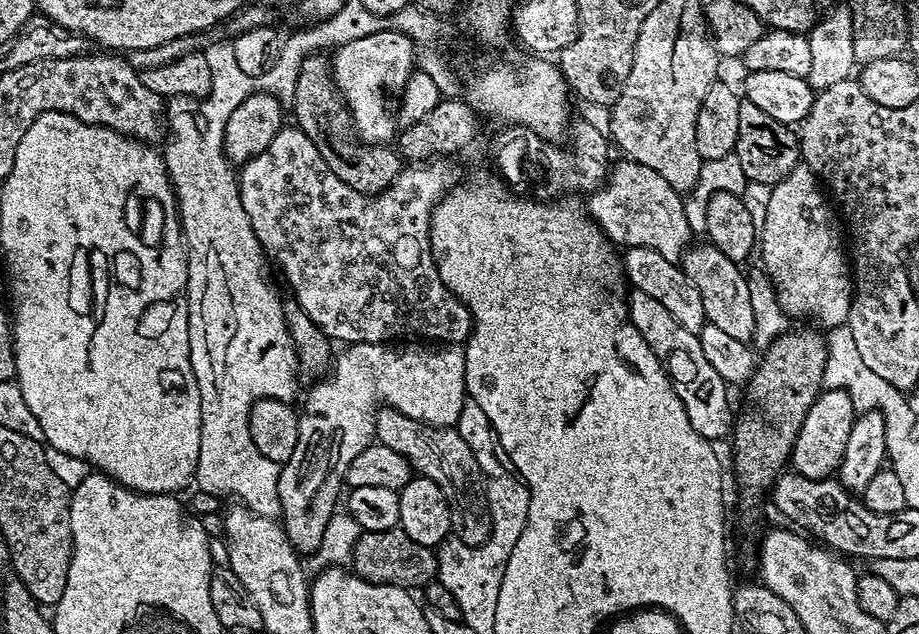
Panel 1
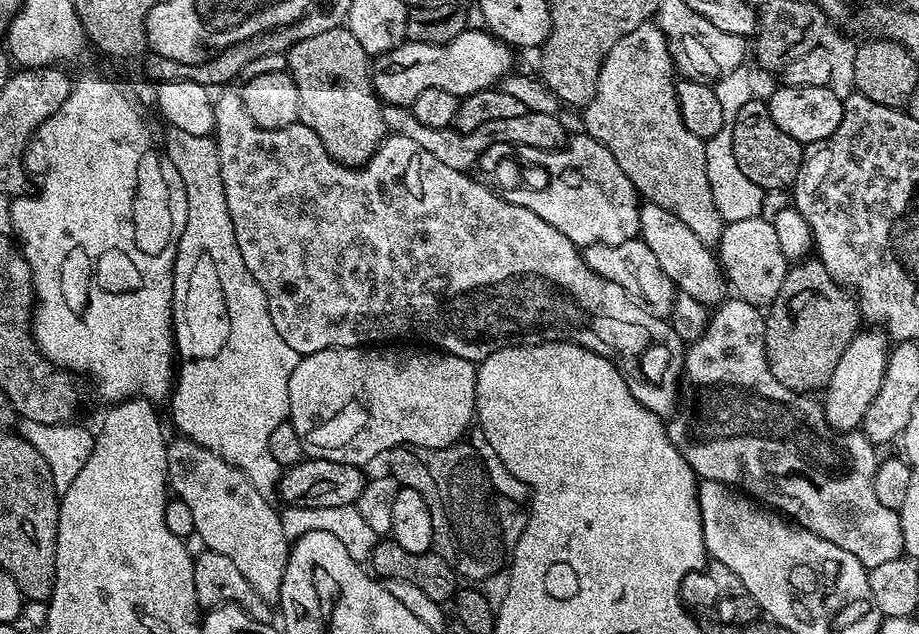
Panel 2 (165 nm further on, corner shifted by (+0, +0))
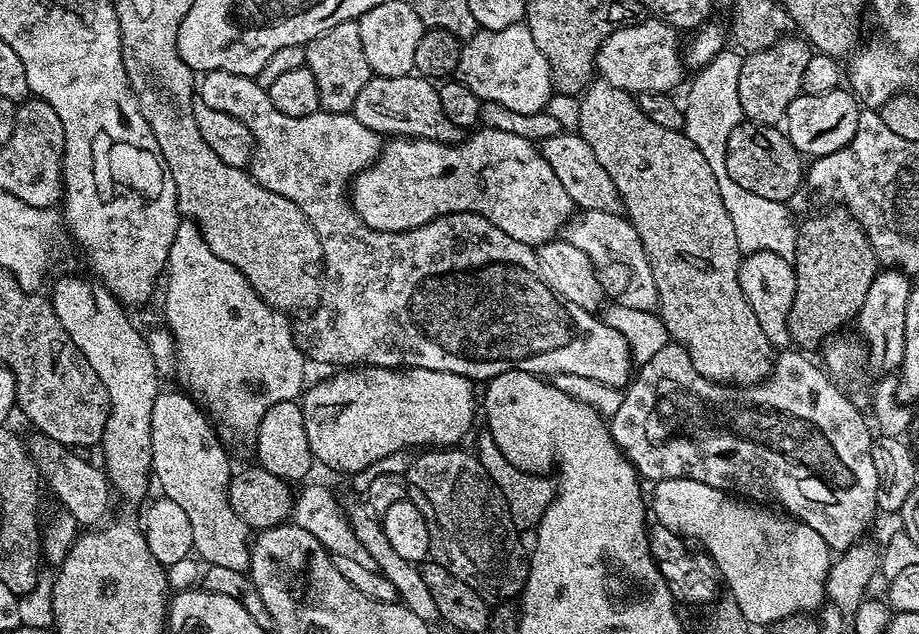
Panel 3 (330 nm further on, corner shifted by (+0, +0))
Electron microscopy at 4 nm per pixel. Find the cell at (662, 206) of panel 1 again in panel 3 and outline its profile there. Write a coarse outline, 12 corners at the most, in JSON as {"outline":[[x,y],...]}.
{"outline":[[389,139],[351,181],[379,232],[479,212],[539,246],[574,197],[533,141]]}

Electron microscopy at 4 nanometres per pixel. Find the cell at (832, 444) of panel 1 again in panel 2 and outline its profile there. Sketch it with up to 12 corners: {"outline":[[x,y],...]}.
{"outline":[[857,331],[822,392],[835,432],[863,425],[890,344]]}

